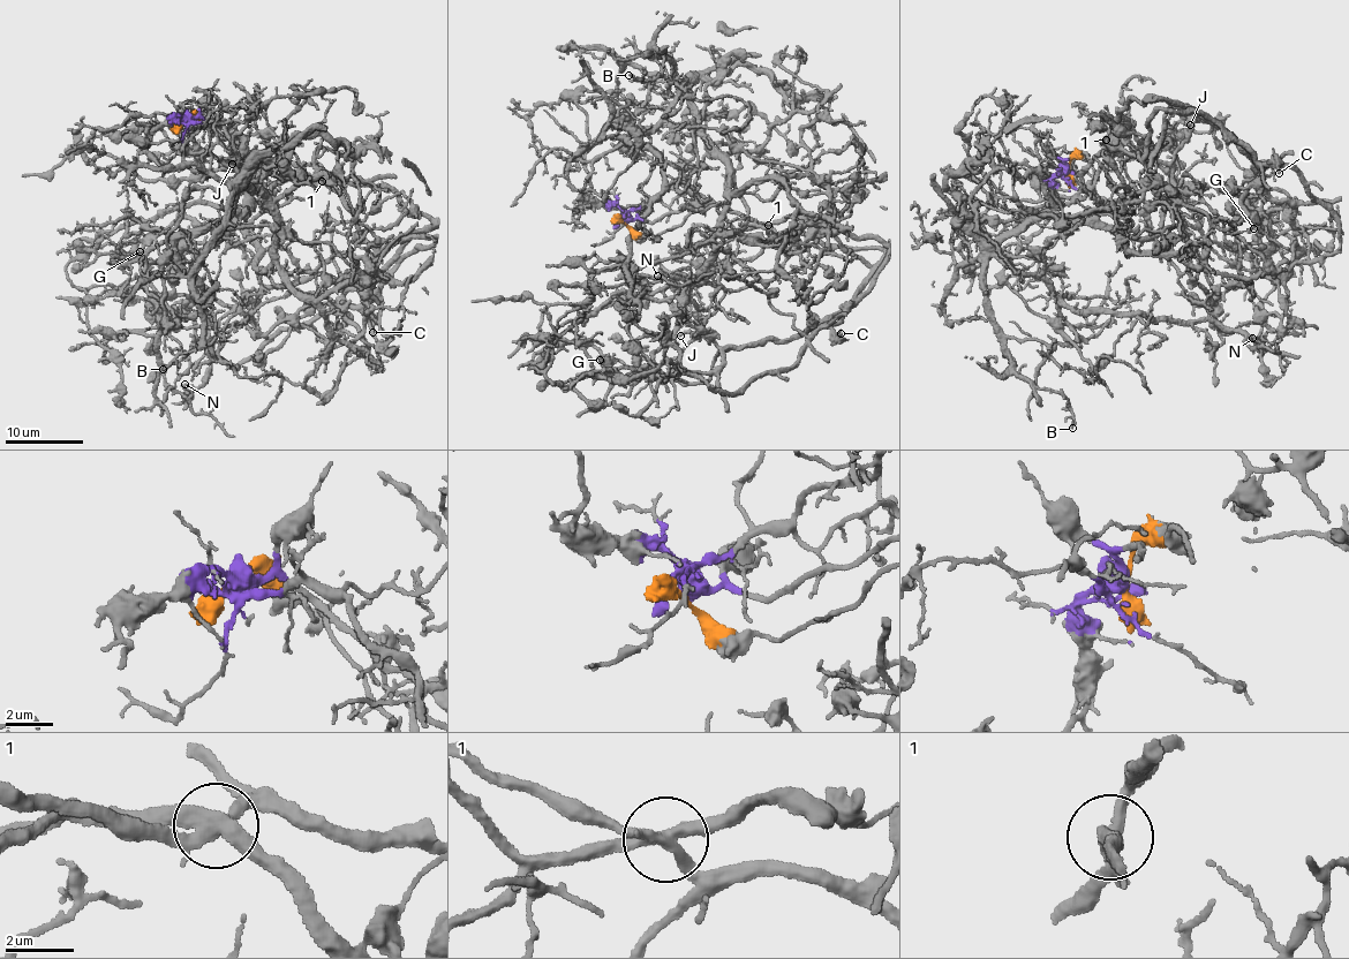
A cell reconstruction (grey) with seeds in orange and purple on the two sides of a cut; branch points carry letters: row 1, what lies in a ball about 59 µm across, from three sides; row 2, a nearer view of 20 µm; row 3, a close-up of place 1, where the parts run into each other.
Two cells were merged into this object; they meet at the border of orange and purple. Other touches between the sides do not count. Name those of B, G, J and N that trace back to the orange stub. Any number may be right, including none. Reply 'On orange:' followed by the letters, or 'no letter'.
On orange: J

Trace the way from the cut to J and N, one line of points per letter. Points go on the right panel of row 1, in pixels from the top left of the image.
J: (1068, 173), (1070, 158), (1086, 153), (1093, 187), (1110, 151), (1123, 158), (1140, 153), (1169, 161), (1190, 125)
N: (1067, 174), (1047, 166), (1053, 213), (1153, 236), (1180, 271), (1198, 273), (1216, 322), (1253, 347), (1252, 337)

